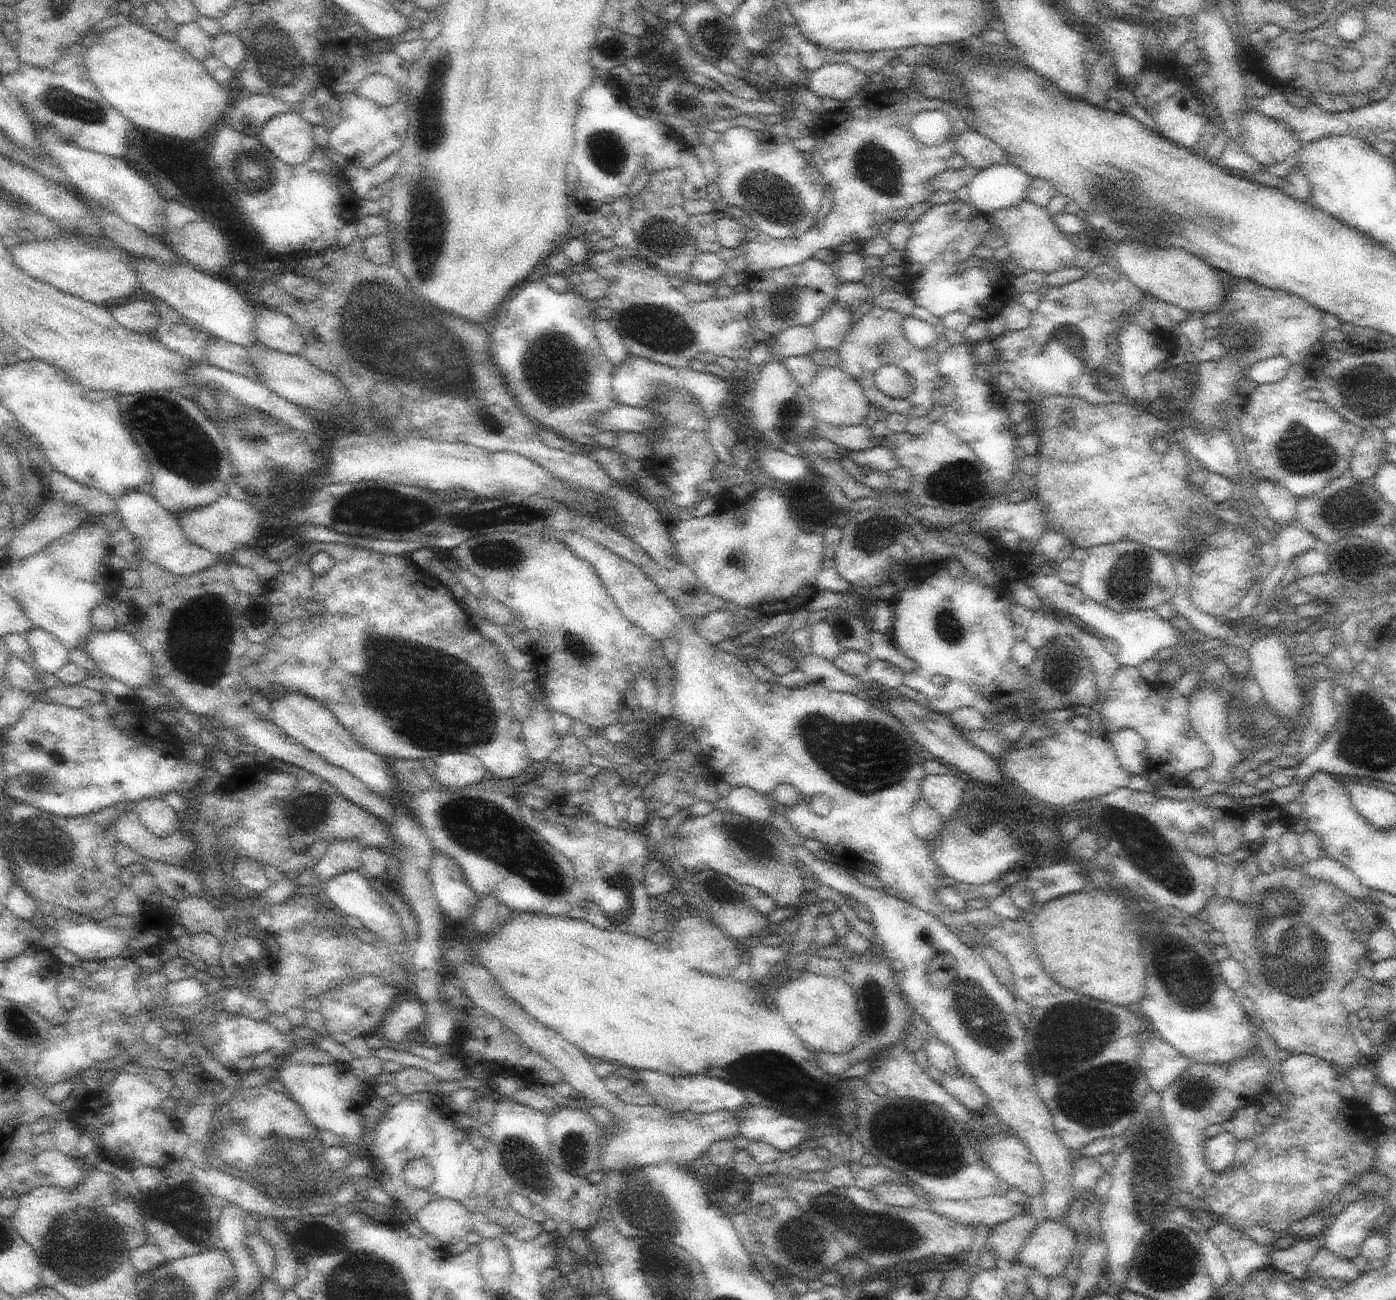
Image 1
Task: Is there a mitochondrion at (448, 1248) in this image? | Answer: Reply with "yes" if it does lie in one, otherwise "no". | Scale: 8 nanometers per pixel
no

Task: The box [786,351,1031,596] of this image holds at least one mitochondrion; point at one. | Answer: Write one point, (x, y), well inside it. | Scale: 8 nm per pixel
(959, 483)

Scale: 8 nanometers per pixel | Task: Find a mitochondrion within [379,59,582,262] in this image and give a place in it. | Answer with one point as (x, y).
(430, 115)

